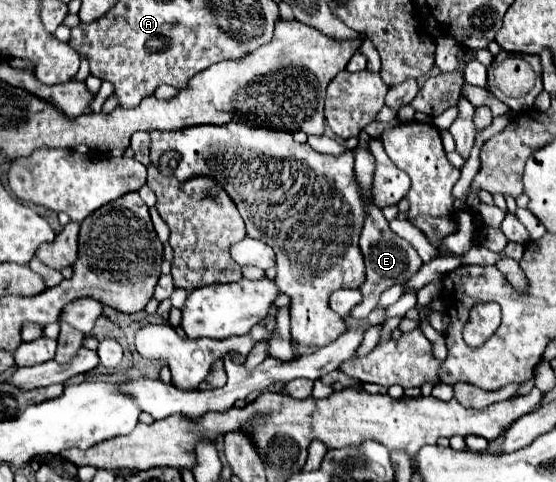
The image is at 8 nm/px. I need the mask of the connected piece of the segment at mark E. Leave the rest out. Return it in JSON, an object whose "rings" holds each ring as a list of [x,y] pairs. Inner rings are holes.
{"rings":[[[369,198],[369,202],[365,202],[365,212],[367,212],[367,216],[365,216],[365,224],[361,230],[361,240],[359,240],[359,248],[361,248],[363,258],[365,258],[365,274],[367,274],[365,282],[359,286],[359,292],[363,296],[363,300],[361,300],[363,316],[375,308],[375,304],[379,302],[381,294],[387,288],[391,288],[393,284],[409,280],[423,264],[419,254],[415,252],[415,248],[389,228],[381,208],[375,206],[371,198]]]}

